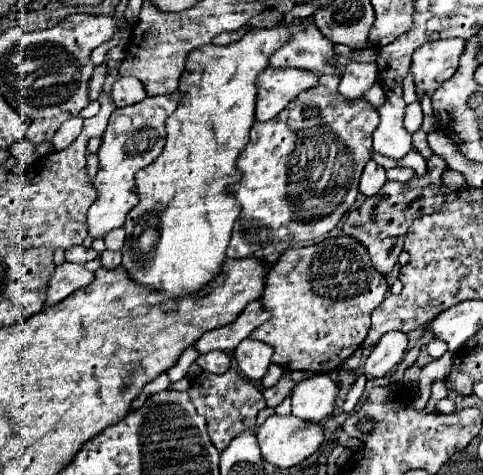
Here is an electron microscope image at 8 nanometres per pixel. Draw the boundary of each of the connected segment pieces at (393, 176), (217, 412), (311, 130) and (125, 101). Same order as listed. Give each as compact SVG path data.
M390 168L388 170L388 180L396 180L396 182L408 182L414 176L412 168Z
M230 368L224 374L210 374L202 372L188 390L190 400L194 402L198 414L202 414L208 422L208 434L212 438L212 444L222 452L230 440L242 432L242 430L254 430L256 428L256 416L266 406L262 390L256 388L250 380L242 378L242 374L234 368Z
M322 74L318 78L320 84L316 84L314 88L302 92L296 100L292 100L276 118L268 120L268 122L254 122L252 126L252 132L250 132L250 142L246 144L246 148L242 150L240 154L240 160L238 160L238 168L242 170L242 180L232 186L232 194L234 198L242 204L242 212L234 224L234 232L232 232L232 240L230 240L230 248L228 248L228 258L266 258L268 254L274 254L274 252L284 252L300 242L310 242L310 240L316 240L316 238L322 238L324 234L332 232L340 218L352 210L354 202L356 202L356 196L358 196L358 184L360 184L360 176L362 176L362 170L366 166L366 162L372 160L372 132L376 130L378 126L378 112L376 108L366 102L364 98L356 98L356 100L346 100L340 92L338 92L338 82L340 82L340 74Z
M118 78L112 86L112 98L116 106L130 106L144 100L146 90L138 78Z

